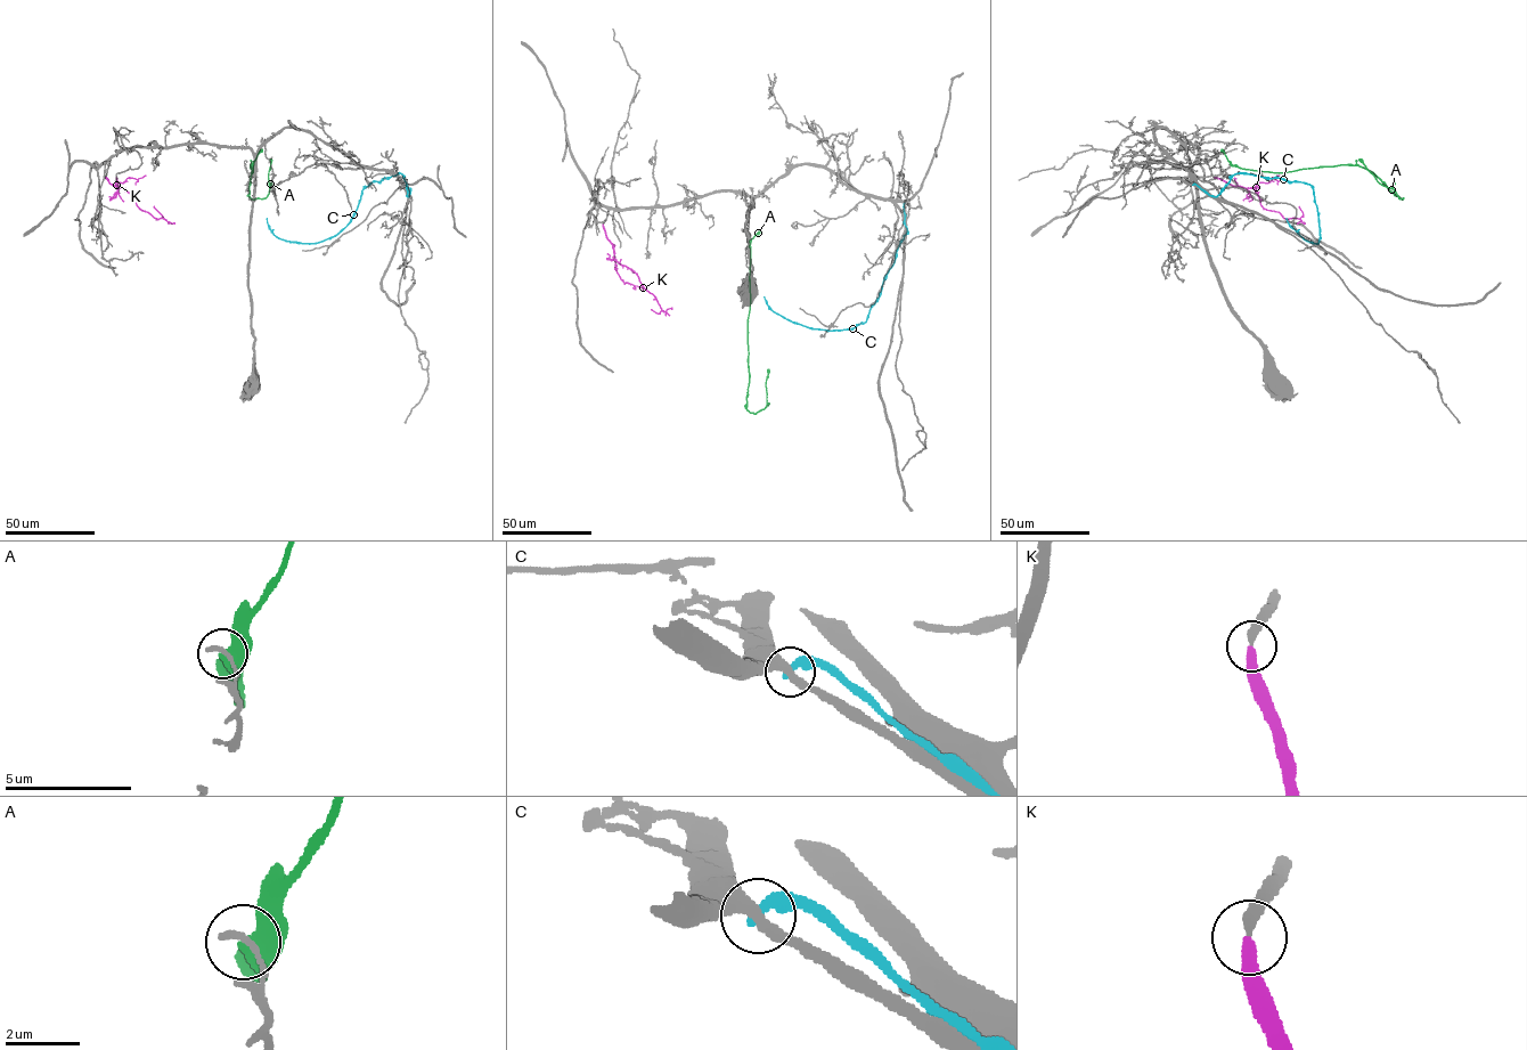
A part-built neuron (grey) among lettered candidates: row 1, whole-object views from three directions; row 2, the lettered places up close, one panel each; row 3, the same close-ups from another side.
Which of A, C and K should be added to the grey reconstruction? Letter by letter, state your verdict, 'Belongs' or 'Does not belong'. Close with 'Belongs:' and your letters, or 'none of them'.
A: Does not belong
C: Does not belong
K: Belongs
Belongs: K

